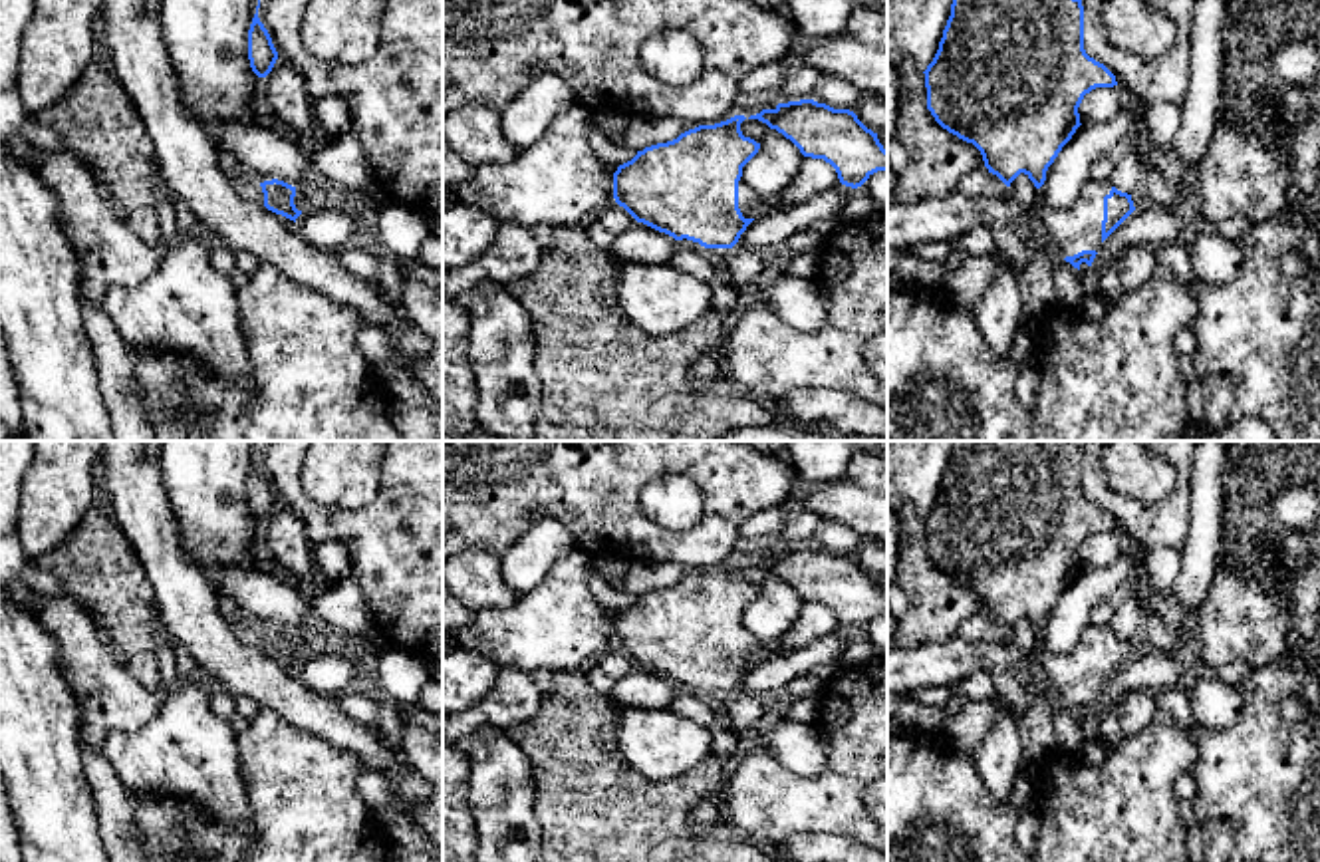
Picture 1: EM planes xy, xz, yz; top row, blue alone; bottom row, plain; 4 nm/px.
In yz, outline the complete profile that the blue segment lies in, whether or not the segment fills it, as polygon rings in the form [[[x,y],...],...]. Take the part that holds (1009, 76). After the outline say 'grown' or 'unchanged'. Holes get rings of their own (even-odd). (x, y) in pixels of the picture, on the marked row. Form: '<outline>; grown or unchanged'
[[[953,0],[939,50],[923,73],[927,109],[935,121],[973,143],[989,173],[1006,187],[1024,173],[1036,189],[1044,185],[1048,167],[1082,125],[1078,107],[1084,95],[1096,87],[1118,85],[1116,75],[1084,50],[1082,0]]]; unchanged

